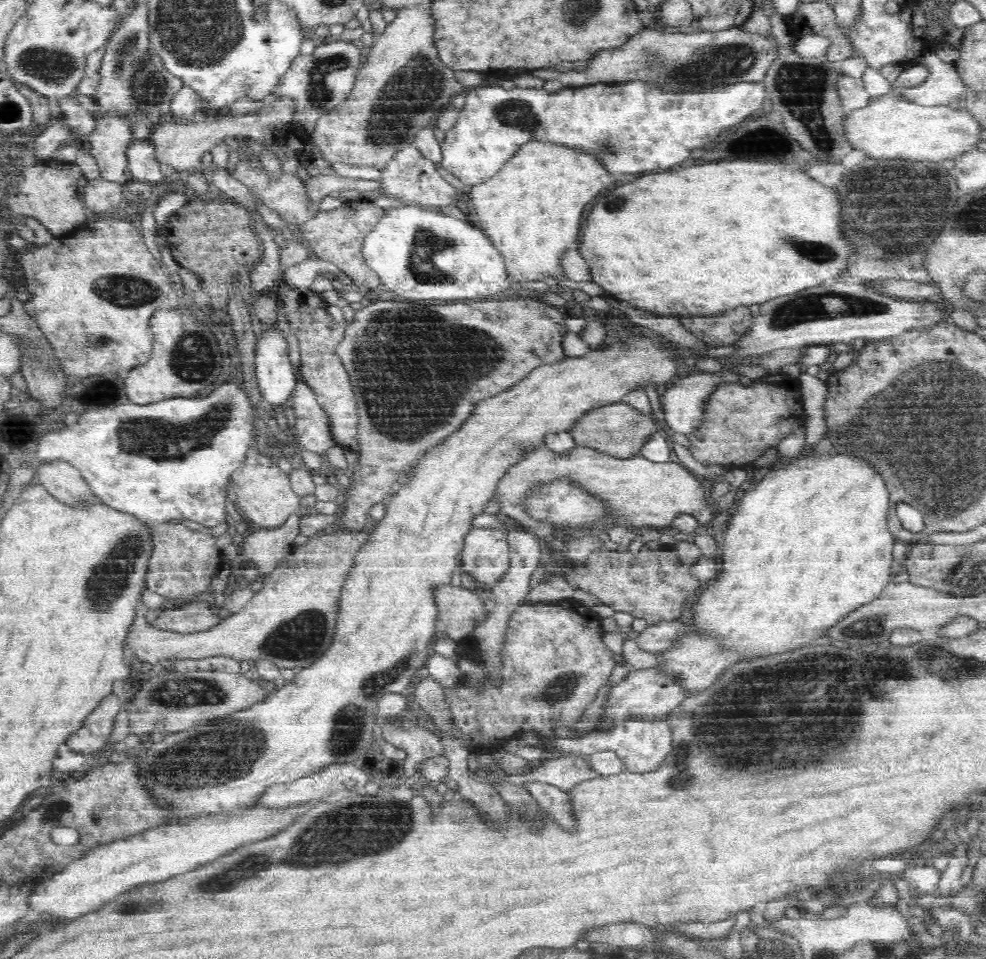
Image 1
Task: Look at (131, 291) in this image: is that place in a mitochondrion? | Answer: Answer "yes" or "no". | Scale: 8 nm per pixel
yes

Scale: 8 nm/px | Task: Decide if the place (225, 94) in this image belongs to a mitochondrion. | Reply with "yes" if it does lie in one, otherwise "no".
no

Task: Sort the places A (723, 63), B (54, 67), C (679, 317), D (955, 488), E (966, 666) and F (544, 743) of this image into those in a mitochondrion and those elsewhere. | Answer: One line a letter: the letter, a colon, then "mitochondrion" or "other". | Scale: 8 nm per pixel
A: mitochondrion
B: mitochondrion
C: other
D: mitochondrion
E: mitochondrion
F: other

